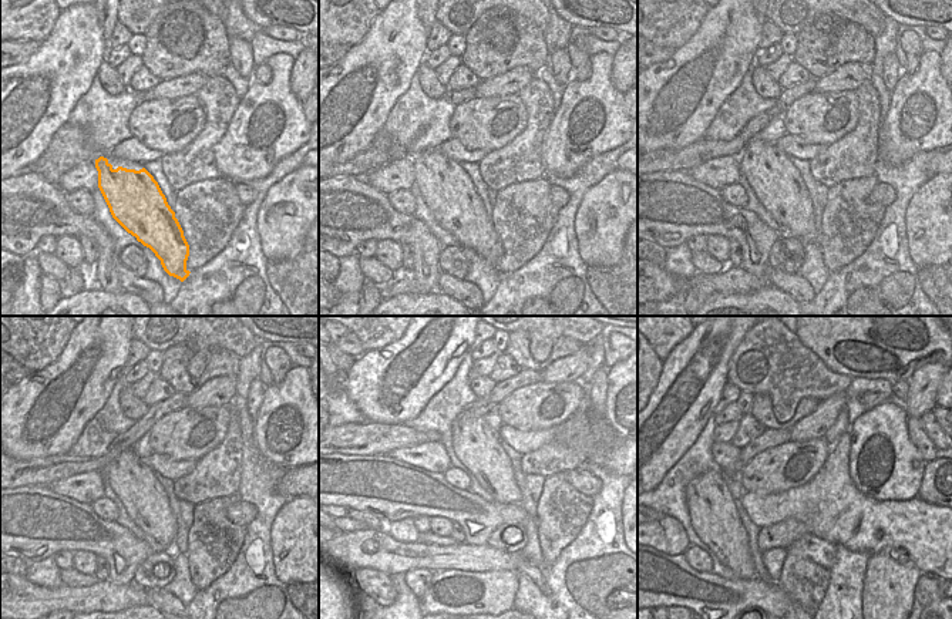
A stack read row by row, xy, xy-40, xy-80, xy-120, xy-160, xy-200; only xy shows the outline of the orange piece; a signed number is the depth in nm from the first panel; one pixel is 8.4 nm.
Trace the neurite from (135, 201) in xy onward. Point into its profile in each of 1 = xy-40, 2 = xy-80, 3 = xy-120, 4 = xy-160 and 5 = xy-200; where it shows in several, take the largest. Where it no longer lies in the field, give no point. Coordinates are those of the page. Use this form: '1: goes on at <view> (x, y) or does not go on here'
1: goes on at xy-40 (451, 198)
2: goes on at xy-80 (790, 207)
3: goes on at xy-120 (157, 520)
4: goes on at xy-160 (460, 507)
5: goes on at xy-200 (756, 490)

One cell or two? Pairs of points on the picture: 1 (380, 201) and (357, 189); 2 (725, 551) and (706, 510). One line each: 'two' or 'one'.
1: two
2: one

